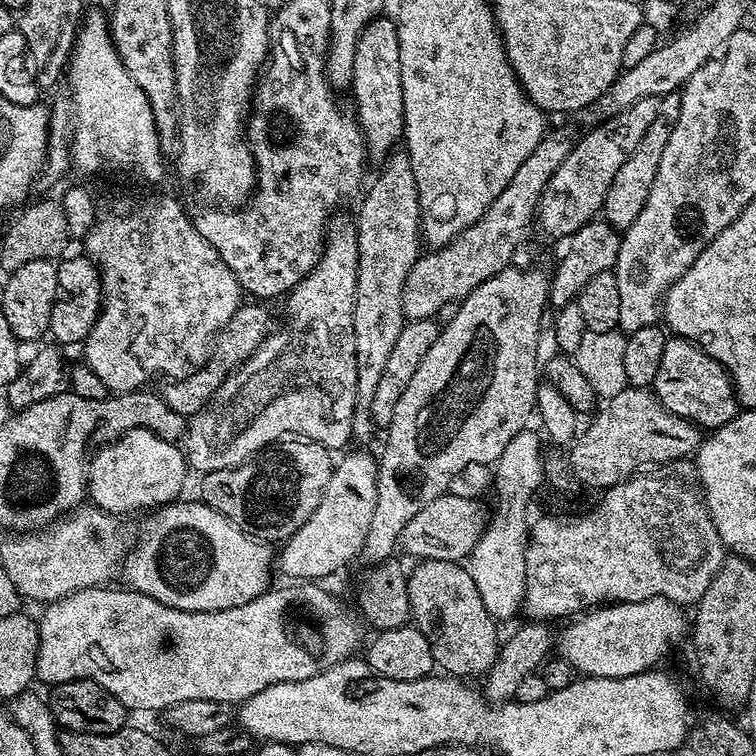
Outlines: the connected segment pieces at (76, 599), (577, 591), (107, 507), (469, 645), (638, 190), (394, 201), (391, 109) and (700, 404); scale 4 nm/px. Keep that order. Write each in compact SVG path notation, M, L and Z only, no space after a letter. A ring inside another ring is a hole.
M288 582L285 588L269 587L258 598L246 602L242 606L234 606L230 610L218 610L217 612L187 612L186 610L174 610L154 598L150 598L141 592L123 590L119 592L112 586L97 586L94 588L78 588L69 596L55 600L47 605L44 612L38 616L38 627L40 629L40 641L38 642L38 654L36 655L36 680L39 683L55 686L62 682L71 680L93 680L98 682L110 694L114 694L133 713L156 712L163 713L165 708L174 706L178 702L187 700L209 700L210 702L222 702L233 706L249 700L258 690L266 690L266 686L274 686L278 682L298 682L302 678L314 678L323 668L334 666L338 662L349 659L356 648L356 624L352 621L350 613L344 609L344 604L336 596L331 596L326 589L320 588L316 582Z
M685 458L673 460L671 464L653 467L651 470L641 471L633 474L622 483L616 484L603 493L600 505L593 512L588 512L578 520L567 520L564 516L544 516L541 520L533 519L528 533L528 549L526 550L526 586L524 587L524 599L522 601L522 612L529 621L553 622L563 621L565 618L575 617L585 610L591 610L597 606L603 606L609 602L618 604L629 604L630 602L642 602L646 598L666 598L677 606L695 606L699 604L702 594L714 582L714 574L722 566L726 555L726 549L714 522L710 518L708 508L704 505L704 494L700 491L698 477L693 461Z
M135 428L134 430L130 430L126 433L126 435L121 436L119 440L113 440L111 444L105 444L103 448L99 449L99 451L91 457L88 465L88 490L86 496L87 499L95 505L95 507L100 508L103 512L107 512L109 514L120 514L116 512L136 512L139 508L148 508L144 510L155 510L165 504L170 504L181 499L183 492L180 491L184 488L184 479L186 479L187 476L190 476L190 469L186 463L185 453L181 451L173 441L158 438L158 434L154 434L150 430Z
M422 560L415 565L416 569L408 572L408 597L412 614L411 623L422 634L426 634L426 642L430 642L430 654L437 665L440 664L445 673L452 678L468 678L464 676L483 677L491 670L496 653L500 650L501 641L496 640L497 621L482 606L482 596L478 594L478 586L474 586L472 573L463 563L454 560Z
M679 91L668 92L659 97L659 102L660 116L654 118L650 130L646 130L646 135L642 137L642 142L638 142L634 154L630 154L630 158L622 162L618 174L614 174L614 182L610 182L610 190L606 190L602 216L617 230L629 228L634 218L642 214L642 206L646 206L646 198L650 198L650 190L654 187L654 178L658 178L658 165L662 163L662 153L666 150L666 142L670 142L672 124L680 113Z
M396 150L383 161L380 173L376 176L376 181L368 188L368 193L364 196L364 201L360 204L360 213L355 213L356 237L358 238L358 286L356 287L356 297L354 298L354 358L358 358L358 396L361 401L371 401L374 390L378 388L378 381L382 378L382 370L386 370L386 362L390 359L390 354L394 350L394 342L398 342L398 334L402 334L406 323L404 314L404 287L406 278L412 269L412 263L422 252L422 233L420 231L420 203L418 202L418 186L414 182L414 170L408 157L407 151Z
M391 15L377 16L368 23L366 30L362 30L362 34L358 34L350 95L356 99L354 115L364 135L367 155L371 159L373 156L377 162L383 161L401 143L404 134L402 62L398 50L398 30Z
M673 335L666 342L652 388L670 414L678 414L678 418L686 418L704 430L720 428L733 420L738 411L736 389L732 386L728 371L696 343L682 336Z

